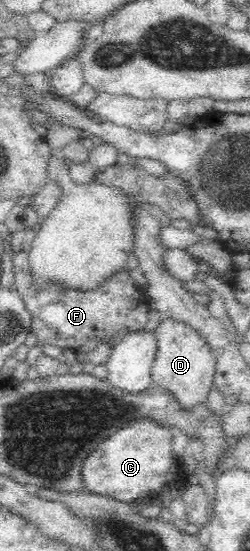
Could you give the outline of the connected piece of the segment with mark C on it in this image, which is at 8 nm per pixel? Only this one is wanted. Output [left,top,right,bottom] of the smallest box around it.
[82,417,185,503]

